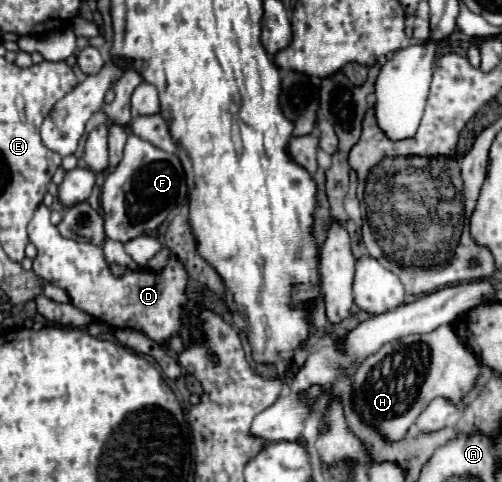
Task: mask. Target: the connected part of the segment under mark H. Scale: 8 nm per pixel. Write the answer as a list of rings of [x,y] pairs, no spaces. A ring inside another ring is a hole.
[[[442,325],[426,335],[408,335],[392,341],[358,365],[352,379],[352,403],[360,419],[374,427],[384,441],[394,443],[408,435],[418,415],[436,397],[460,403],[474,387],[480,361],[456,335],[454,325]]]

